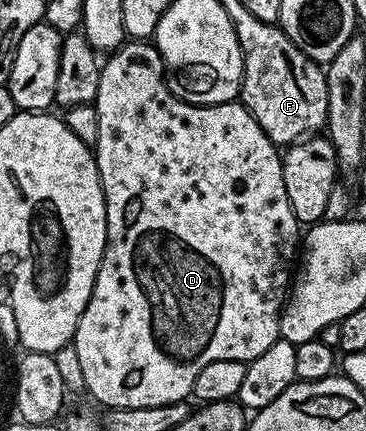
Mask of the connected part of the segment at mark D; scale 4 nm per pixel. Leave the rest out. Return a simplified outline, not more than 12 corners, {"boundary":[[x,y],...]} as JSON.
{"boundary":[[126,42],[71,346],[106,409],[281,335],[283,156]]}

